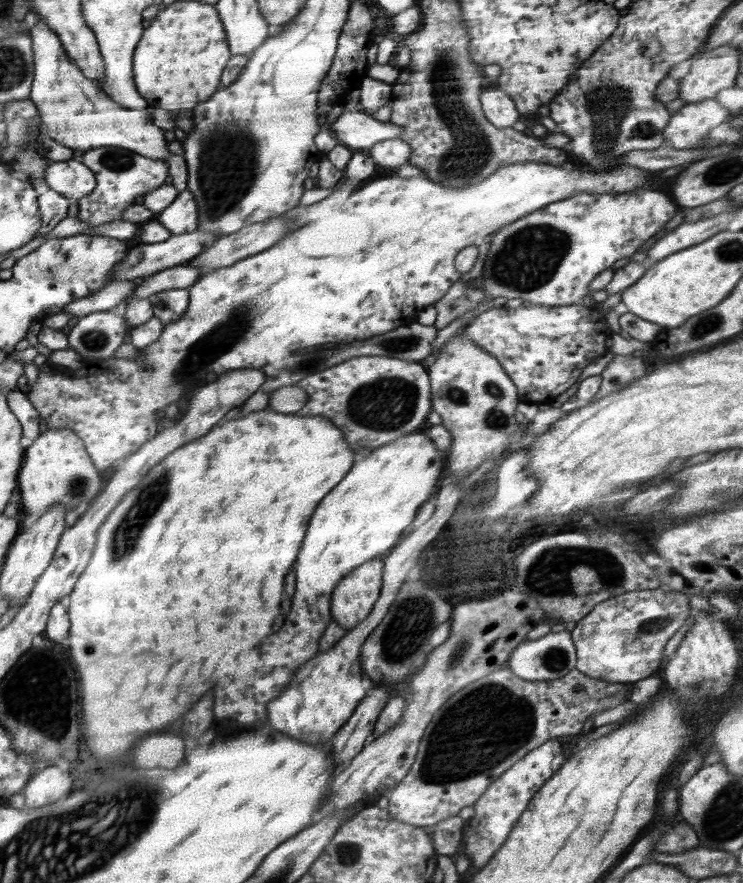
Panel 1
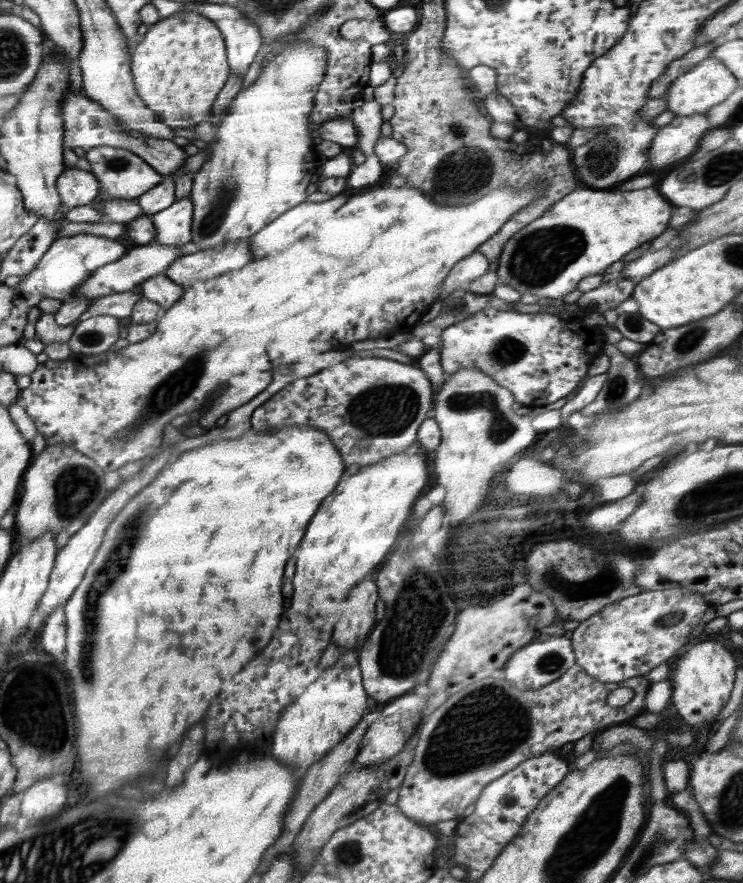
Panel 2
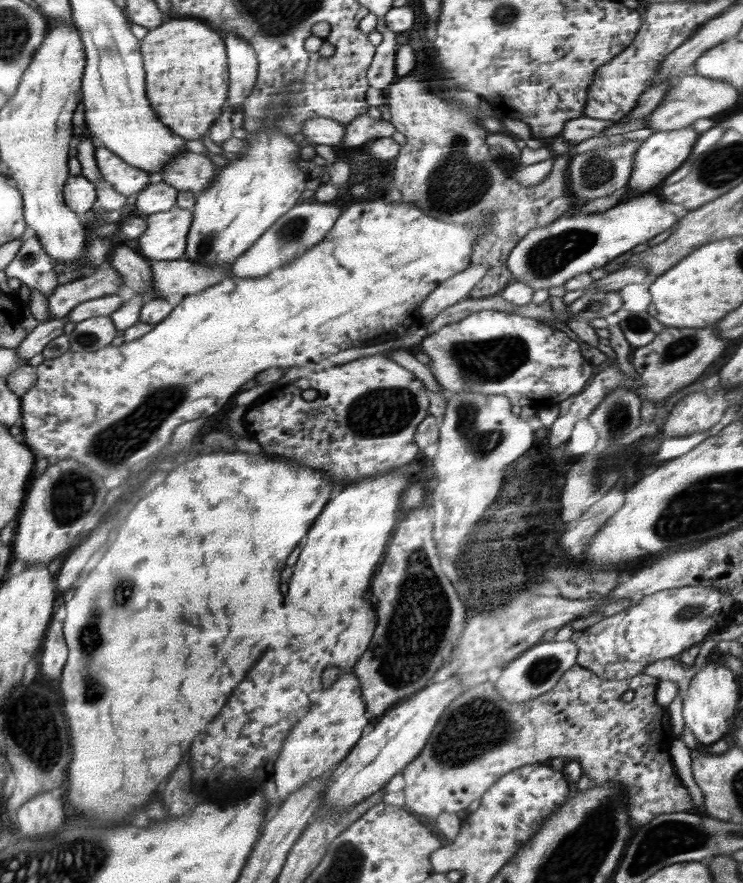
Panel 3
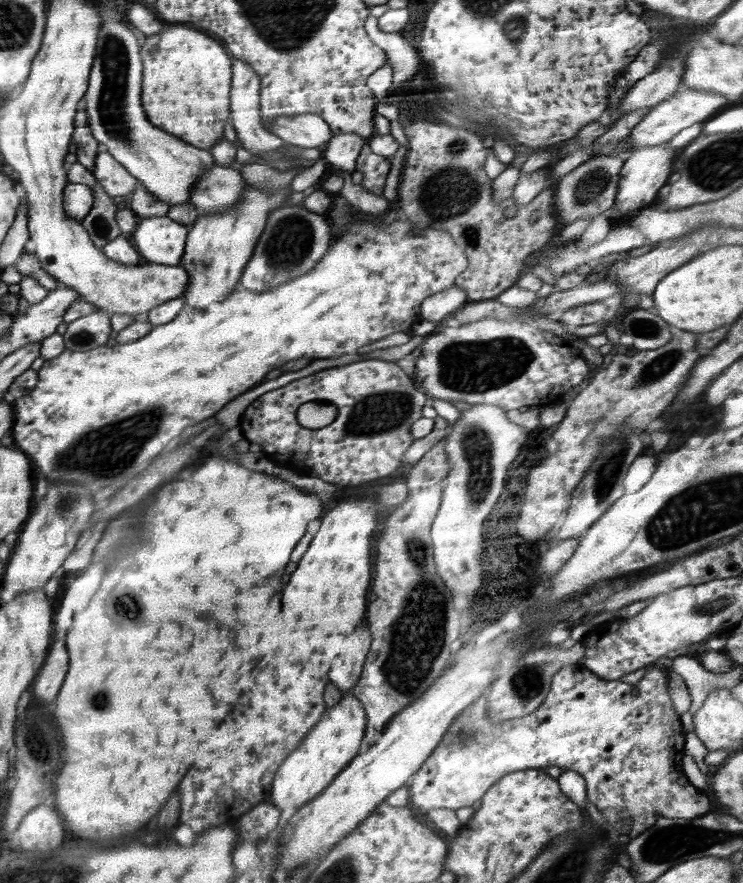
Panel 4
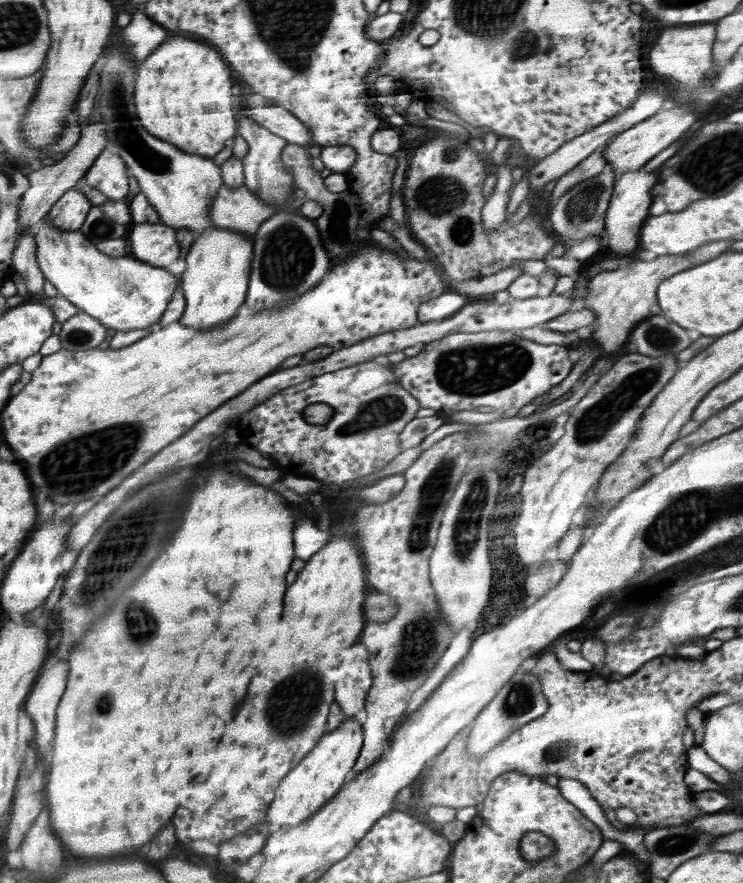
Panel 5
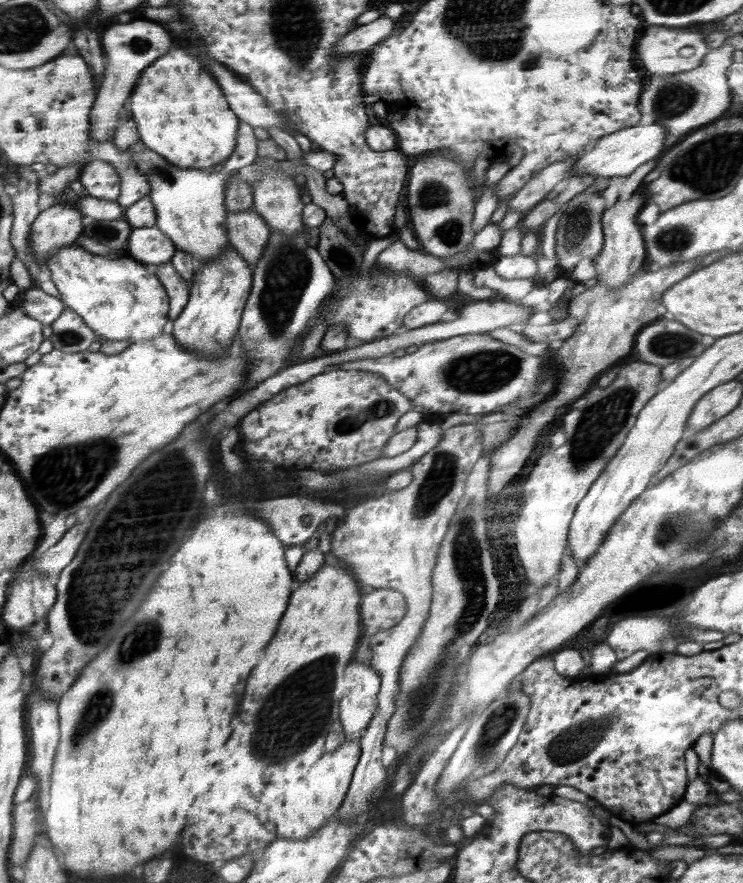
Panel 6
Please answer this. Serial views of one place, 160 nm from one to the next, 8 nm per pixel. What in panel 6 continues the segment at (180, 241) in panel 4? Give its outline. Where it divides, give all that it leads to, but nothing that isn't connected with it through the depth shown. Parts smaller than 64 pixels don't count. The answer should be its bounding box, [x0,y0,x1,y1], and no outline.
[125,225,177,266]

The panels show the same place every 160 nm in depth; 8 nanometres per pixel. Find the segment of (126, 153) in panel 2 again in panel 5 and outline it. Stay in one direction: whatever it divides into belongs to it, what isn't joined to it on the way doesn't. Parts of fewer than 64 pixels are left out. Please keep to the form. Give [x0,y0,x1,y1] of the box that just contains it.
[84,150,129,200]

